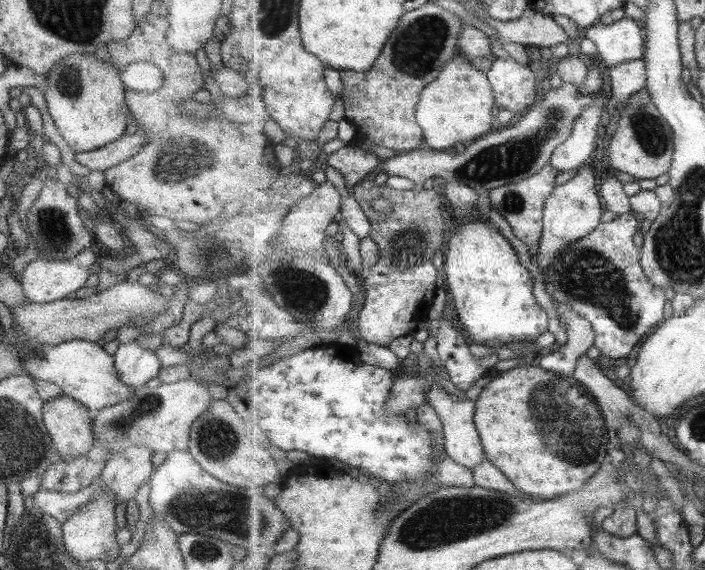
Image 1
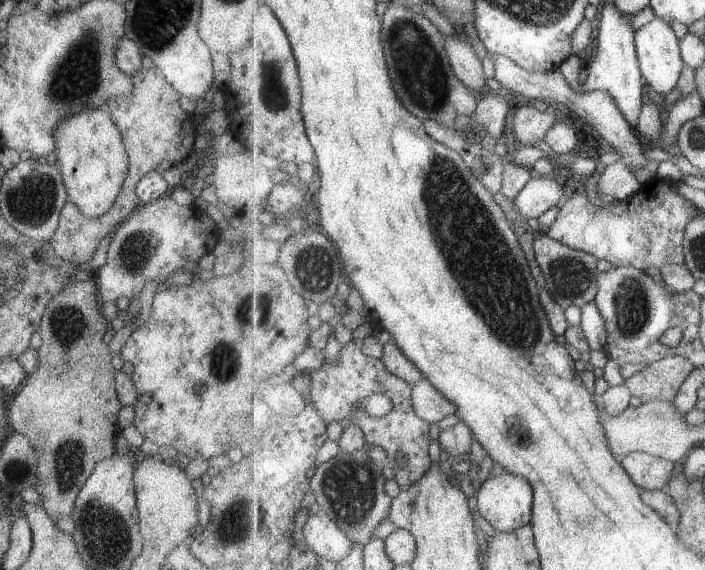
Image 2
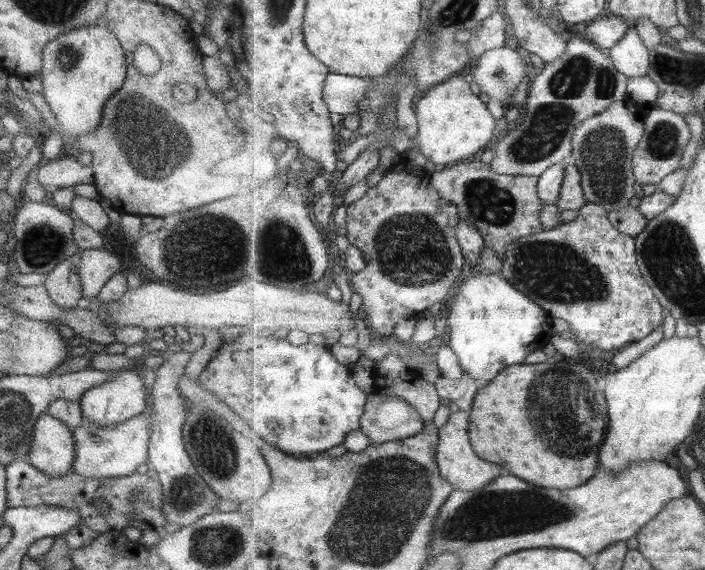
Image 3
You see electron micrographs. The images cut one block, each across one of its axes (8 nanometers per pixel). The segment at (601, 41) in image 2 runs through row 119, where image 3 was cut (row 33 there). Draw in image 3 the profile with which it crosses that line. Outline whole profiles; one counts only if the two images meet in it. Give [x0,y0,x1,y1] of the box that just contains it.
[610,25,651,79]

